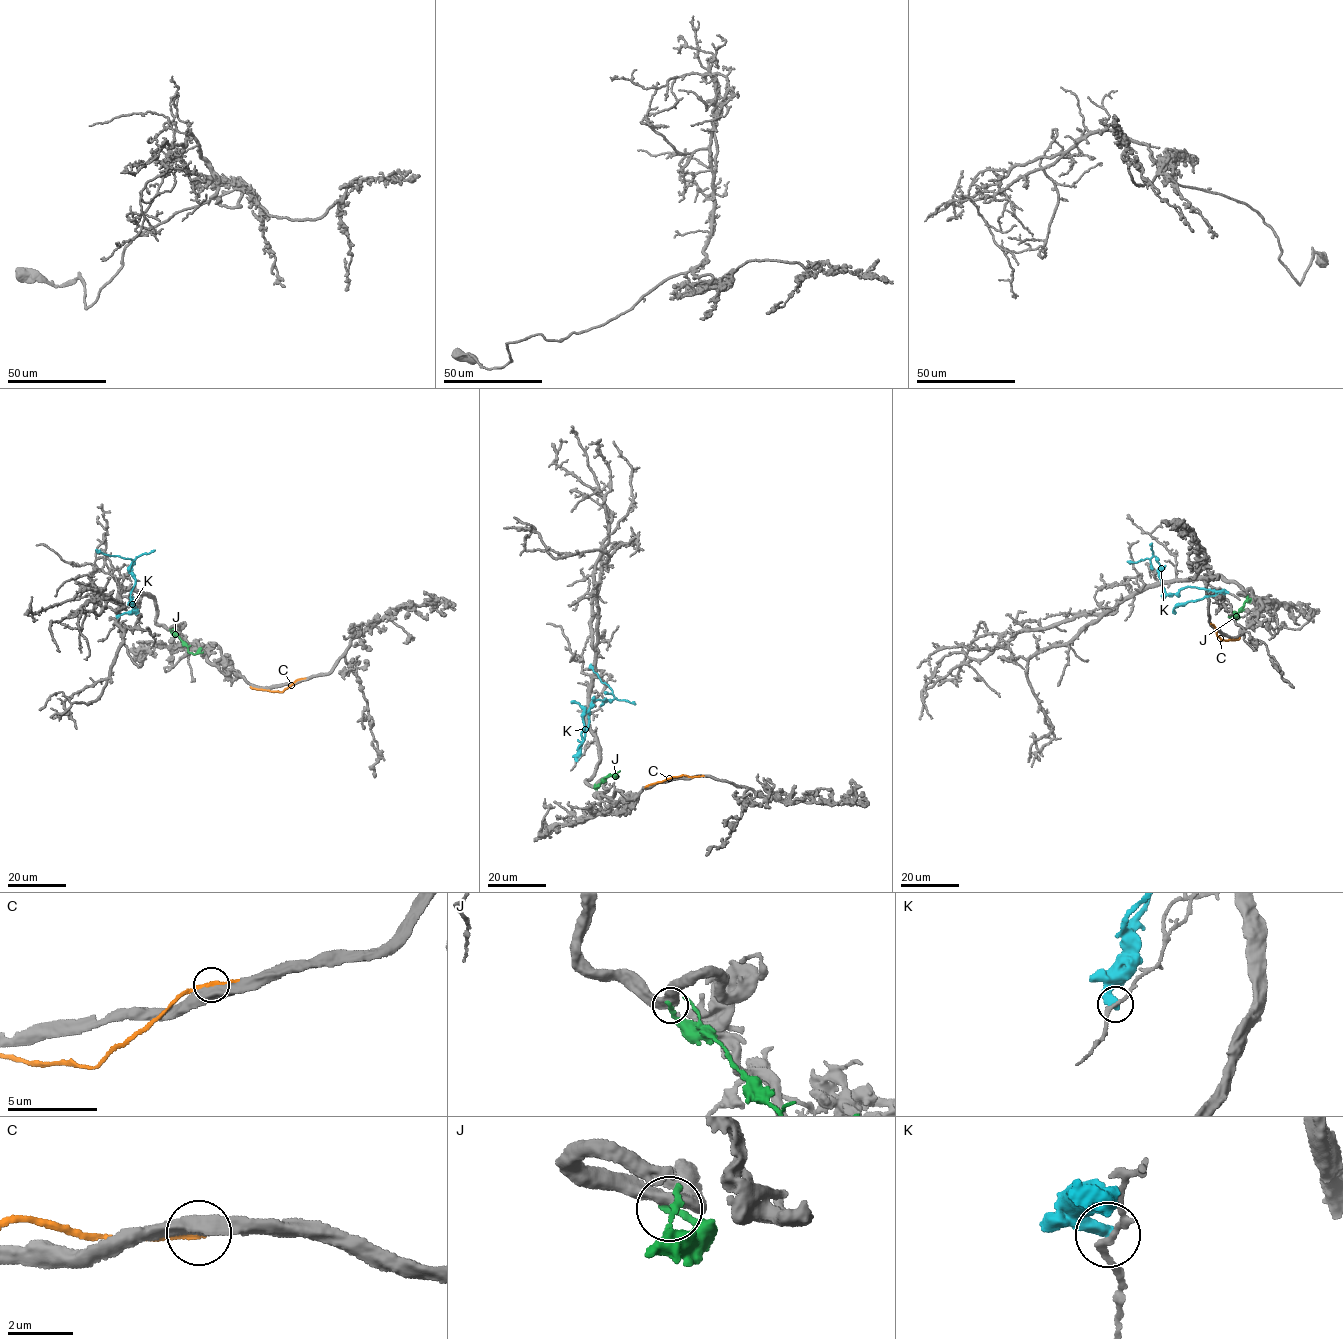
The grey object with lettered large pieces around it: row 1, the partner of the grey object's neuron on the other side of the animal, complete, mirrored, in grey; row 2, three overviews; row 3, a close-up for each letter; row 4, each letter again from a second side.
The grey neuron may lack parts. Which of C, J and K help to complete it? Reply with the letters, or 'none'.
none

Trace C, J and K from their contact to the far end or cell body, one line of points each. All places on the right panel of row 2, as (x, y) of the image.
C: (1212, 625), (1221, 640), (1240, 638)
J: (1247, 597), (1249, 598), (1238, 612), (1239, 618), (1228, 617)
K: (1228, 592), (1191, 587), (1166, 594), (1159, 577), (1159, 562), (1154, 556), (1136, 562), (1127, 561)

